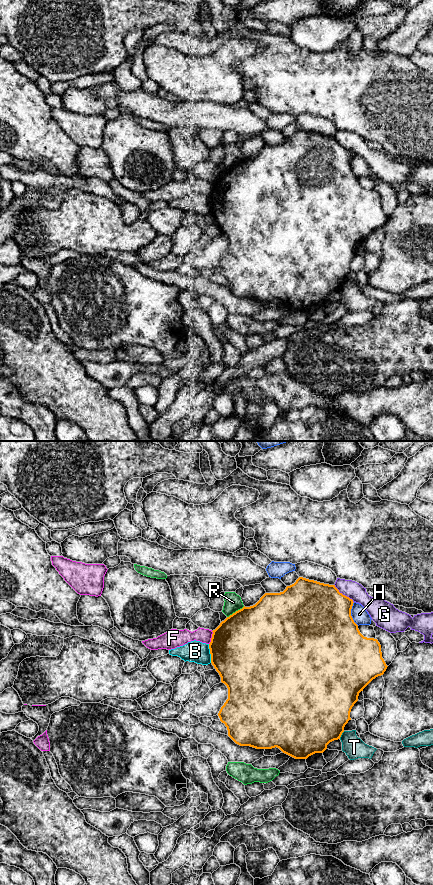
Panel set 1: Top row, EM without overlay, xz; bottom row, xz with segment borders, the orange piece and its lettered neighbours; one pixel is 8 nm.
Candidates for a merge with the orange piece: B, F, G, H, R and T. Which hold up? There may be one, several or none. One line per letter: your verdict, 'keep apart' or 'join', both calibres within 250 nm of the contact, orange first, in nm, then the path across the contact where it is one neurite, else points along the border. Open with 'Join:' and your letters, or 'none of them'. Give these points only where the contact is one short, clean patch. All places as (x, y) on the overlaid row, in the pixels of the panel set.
Join: none of them
B: keep apart; 500 nm thick on the orange side, 180 nm on the other
F: keep apart; 500 nm thick on the orange side, 130 nm on the other; border along xz (212, 631), (209, 644)
G: keep apart; 500 nm thick on the orange side, 140 nm on the other
H: keep apart; 500 nm thick on the orange side, 130 nm on the other
R: keep apart; 500 nm thick on the orange side, 140 nm on the other
T: keep apart; 480 nm thick on the orange side, 170 nm on the other

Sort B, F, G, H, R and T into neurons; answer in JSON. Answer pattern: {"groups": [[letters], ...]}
{"groups": [["B"], ["F"], ["G"], ["H"], ["R"], ["T"]]}

